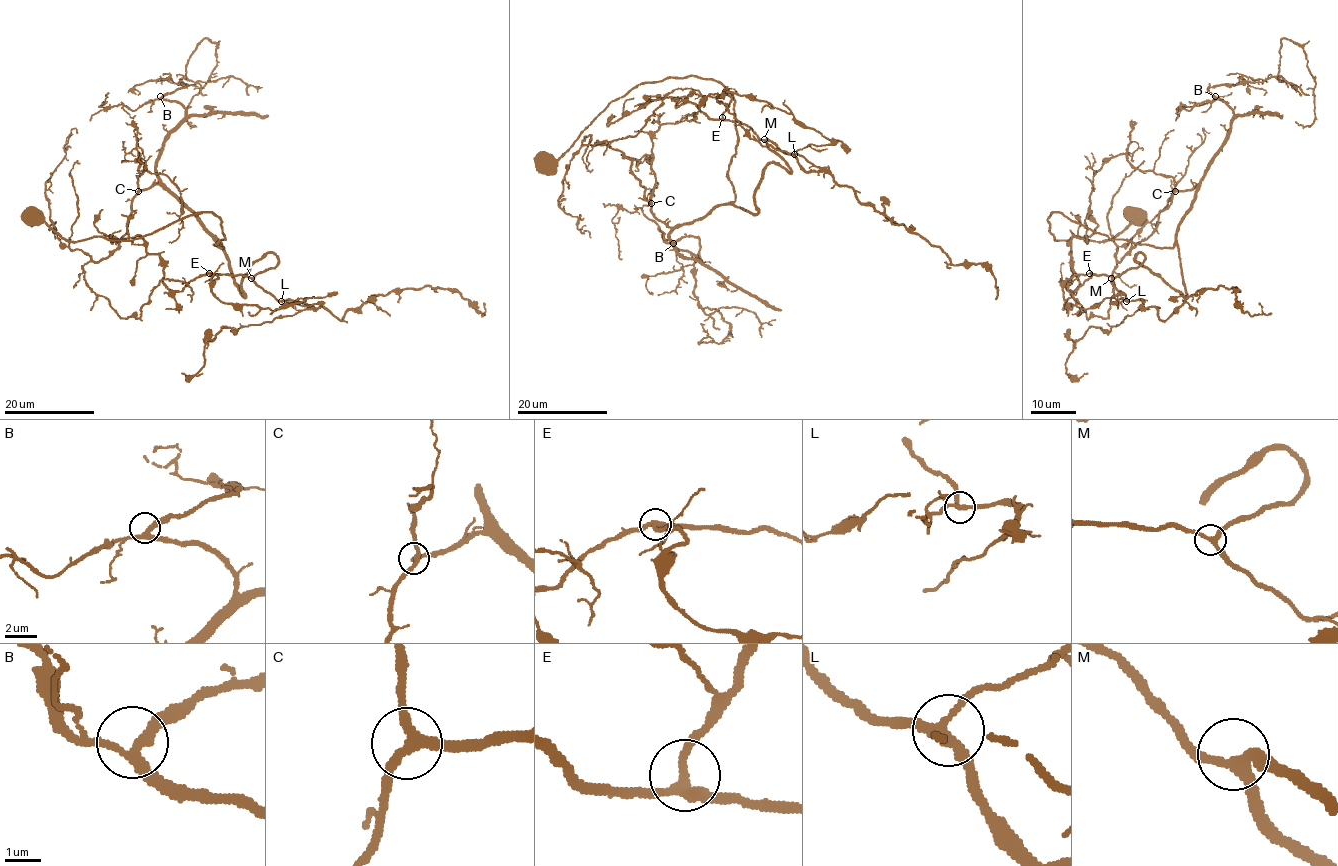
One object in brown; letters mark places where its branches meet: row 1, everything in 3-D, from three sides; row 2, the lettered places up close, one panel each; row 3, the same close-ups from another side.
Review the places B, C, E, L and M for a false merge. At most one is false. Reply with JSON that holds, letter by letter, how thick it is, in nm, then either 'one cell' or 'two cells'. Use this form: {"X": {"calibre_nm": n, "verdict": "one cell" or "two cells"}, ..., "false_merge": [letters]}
{"B": {"calibre_nm": 280, "verdict": "one cell"}, "C": {"calibre_nm": 280, "verdict": "one cell"}, "E": {"calibre_nm": 280, "verdict": "one cell"}, "L": {"calibre_nm": 240, "verdict": "one cell"}, "M": {"calibre_nm": 260, "verdict": "one cell"}, "false_merge": []}

